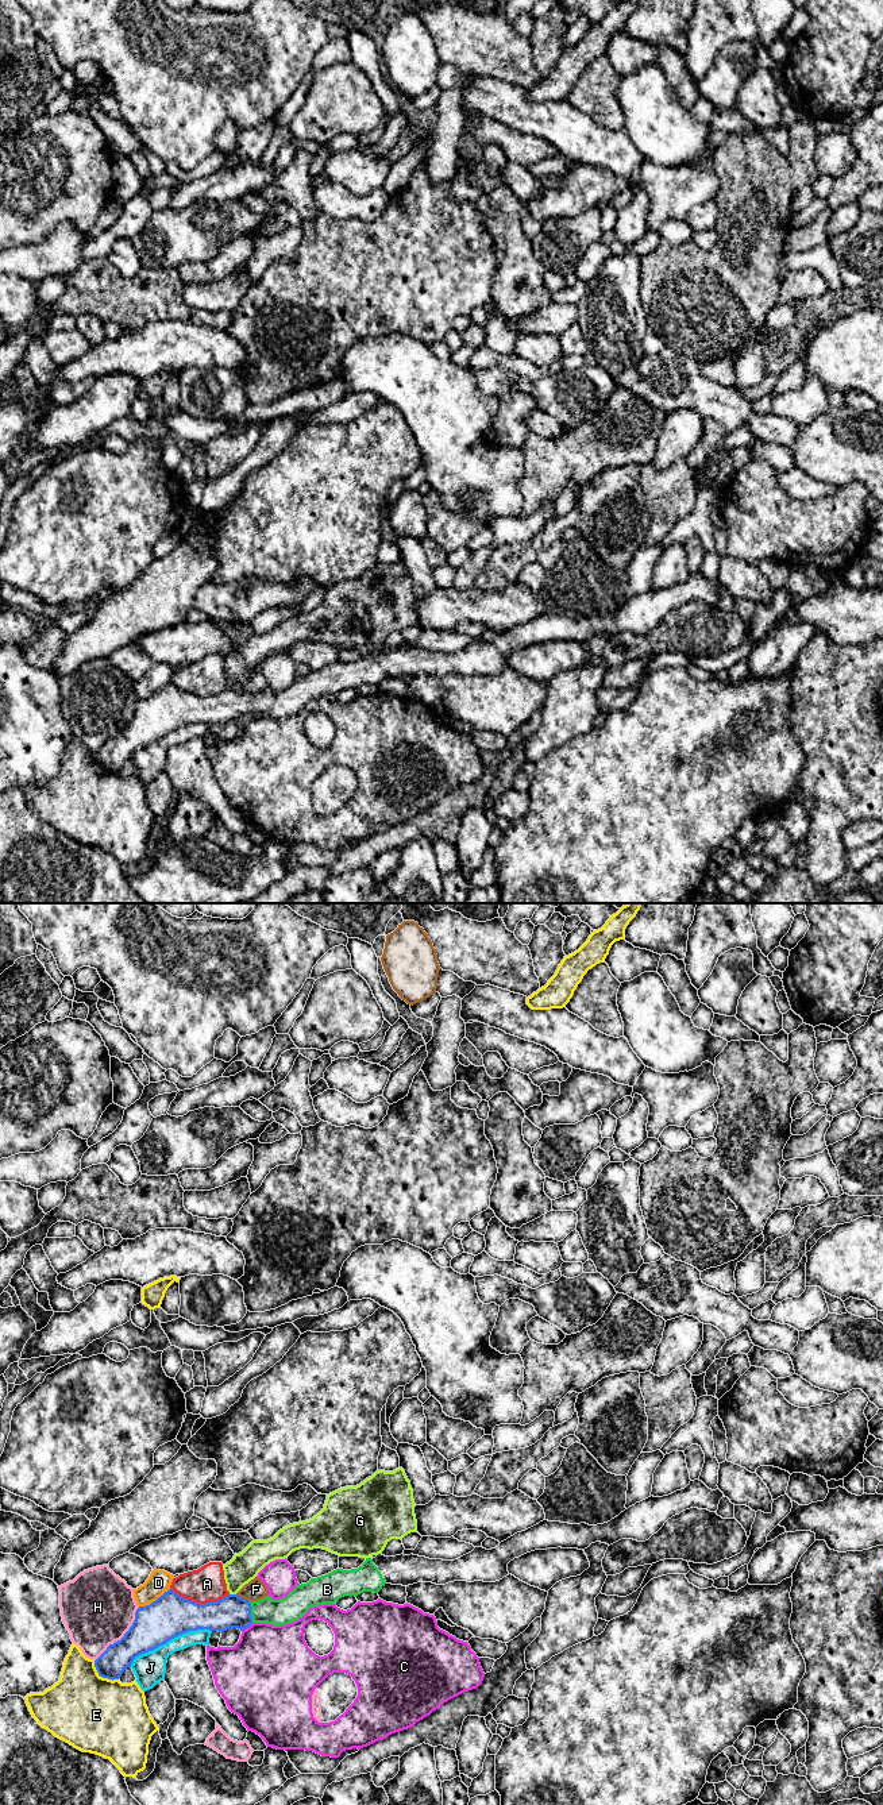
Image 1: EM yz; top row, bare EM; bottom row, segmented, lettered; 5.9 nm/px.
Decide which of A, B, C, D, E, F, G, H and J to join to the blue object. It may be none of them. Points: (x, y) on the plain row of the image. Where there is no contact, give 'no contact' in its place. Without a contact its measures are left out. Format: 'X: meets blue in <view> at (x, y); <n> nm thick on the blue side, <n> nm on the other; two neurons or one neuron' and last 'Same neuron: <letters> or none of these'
A: meets blue in yz at (200, 697); 260 nm thick on the blue side, 220 nm on the other; two neurons
B: meets blue in yz at (250, 705); 190 nm thick on the blue side, 160 nm on the other; one neuron
C: meets blue in yz at (247, 720); 190 nm thick on the blue side, 440 nm on the other; two neurons
D: meets blue in yz at (155, 693); 260 nm thick on the blue side, 140 nm on the other; two neurons
E: meets blue in yz at (101, 768); 170 nm thick on the blue side, 460 nm on the other; two neurons
F: meets blue in yz at (243, 691); 190 nm thick on the blue side, 120 nm on the other; two neurons
G: meets blue in yz at (232, 687); 190 nm thick on the blue side, 180 nm on the other; two neurons
H: meets blue in yz at (123, 729); 240 nm thick on the blue side, 440 nm on the other; two neurons
J: meets blue in yz at (169, 732); 260 nm thick on the blue side, 190 nm on the other; two neurons
Same neuron: B

